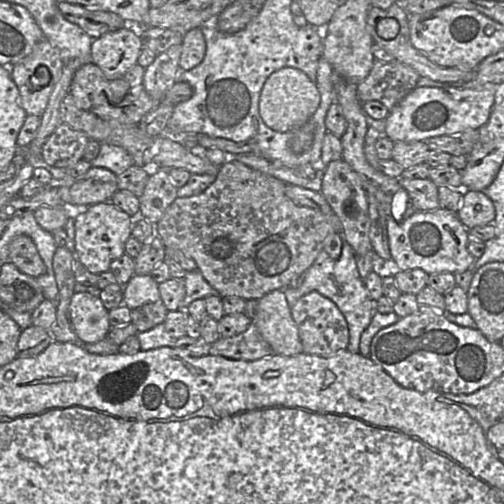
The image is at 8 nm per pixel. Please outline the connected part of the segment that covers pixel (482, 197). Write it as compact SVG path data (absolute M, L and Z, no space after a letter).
M467 191L456 214L467 229L472 229L494 224L496 211L492 200L484 192Z

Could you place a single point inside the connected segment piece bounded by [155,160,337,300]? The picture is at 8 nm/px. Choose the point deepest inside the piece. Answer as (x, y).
(247, 237)

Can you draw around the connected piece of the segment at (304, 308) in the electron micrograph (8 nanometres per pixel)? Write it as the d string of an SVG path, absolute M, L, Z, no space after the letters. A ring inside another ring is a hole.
M311 291L291 307L291 314L298 327L303 345L302 353L329 357L347 350L349 344L348 324L342 312L329 298L316 291Z

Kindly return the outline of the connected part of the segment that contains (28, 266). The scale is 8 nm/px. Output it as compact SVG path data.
M27 235L16 236L9 245L9 261L21 272L37 278L46 272L46 265L34 241Z

